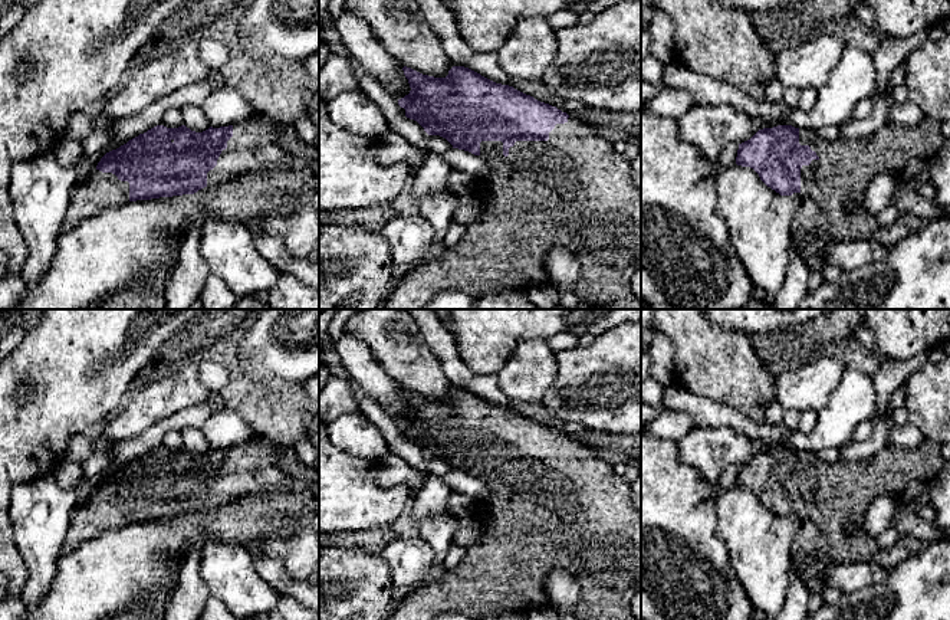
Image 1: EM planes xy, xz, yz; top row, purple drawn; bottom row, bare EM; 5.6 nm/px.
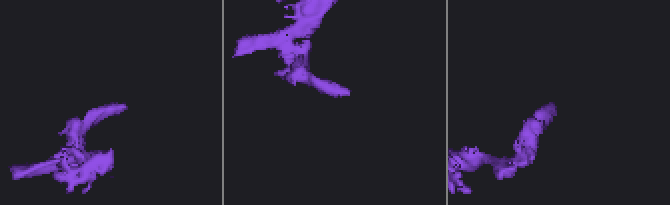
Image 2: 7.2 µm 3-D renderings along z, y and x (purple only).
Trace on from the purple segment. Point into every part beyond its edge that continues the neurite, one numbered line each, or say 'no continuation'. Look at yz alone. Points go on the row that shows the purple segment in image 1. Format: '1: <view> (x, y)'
1: yz (845, 167)

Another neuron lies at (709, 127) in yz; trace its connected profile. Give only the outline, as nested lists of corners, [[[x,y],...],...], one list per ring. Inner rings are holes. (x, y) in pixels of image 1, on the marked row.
[[[696,104],[678,118],[678,137],[700,148],[714,180],[721,171],[719,160],[723,148],[739,145],[757,131],[750,115],[732,105]]]

